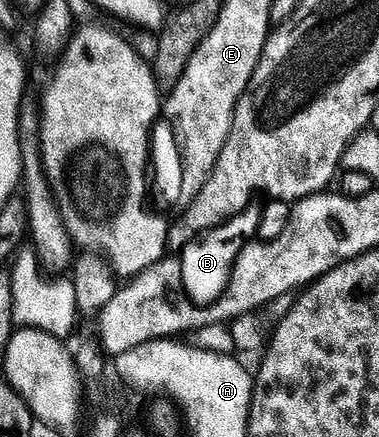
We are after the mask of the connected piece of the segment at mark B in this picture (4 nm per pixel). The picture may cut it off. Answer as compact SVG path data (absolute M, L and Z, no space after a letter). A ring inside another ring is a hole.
M250 203L236 217L195 237L180 253L184 292L196 306L214 304L228 290L232 269L243 249L257 238L262 219L260 203Z

